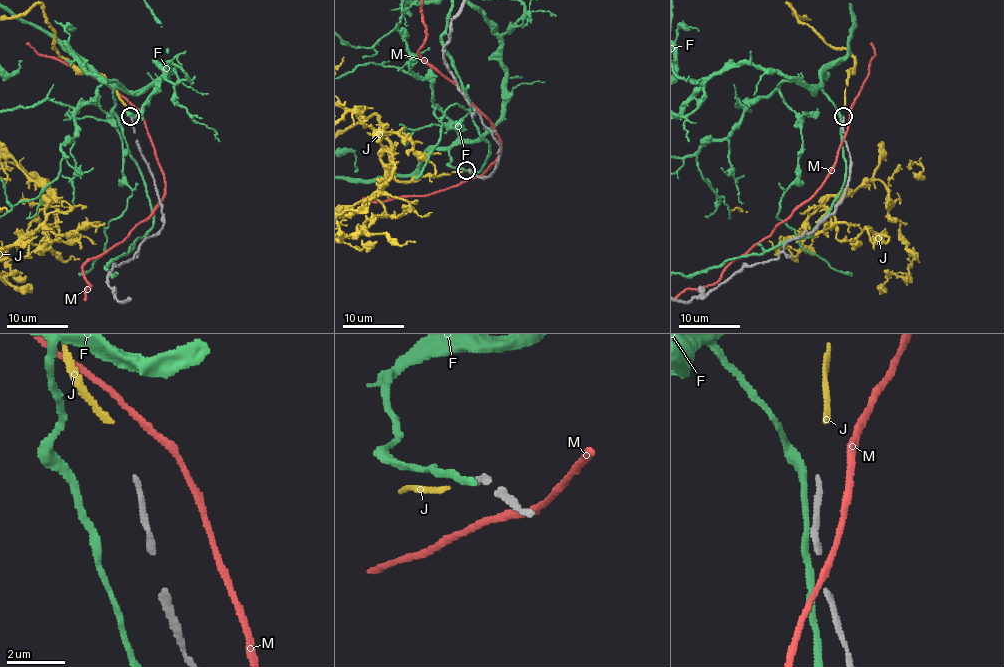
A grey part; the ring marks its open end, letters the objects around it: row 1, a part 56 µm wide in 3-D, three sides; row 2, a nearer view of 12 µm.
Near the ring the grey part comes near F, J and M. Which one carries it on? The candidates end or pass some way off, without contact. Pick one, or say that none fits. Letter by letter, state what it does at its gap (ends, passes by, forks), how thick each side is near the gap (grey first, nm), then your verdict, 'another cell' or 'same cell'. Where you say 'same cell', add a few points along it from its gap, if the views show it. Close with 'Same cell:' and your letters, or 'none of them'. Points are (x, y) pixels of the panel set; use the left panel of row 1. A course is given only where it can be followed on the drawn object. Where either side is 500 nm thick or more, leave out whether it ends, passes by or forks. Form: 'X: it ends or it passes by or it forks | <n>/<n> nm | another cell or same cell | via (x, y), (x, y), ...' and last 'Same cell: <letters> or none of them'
F: it passes by | 170/240 nm | another cell
J: it ends | 170/180 nm | same cell
M: it passes by | 170/240 nm | another cell
Same cell: J

